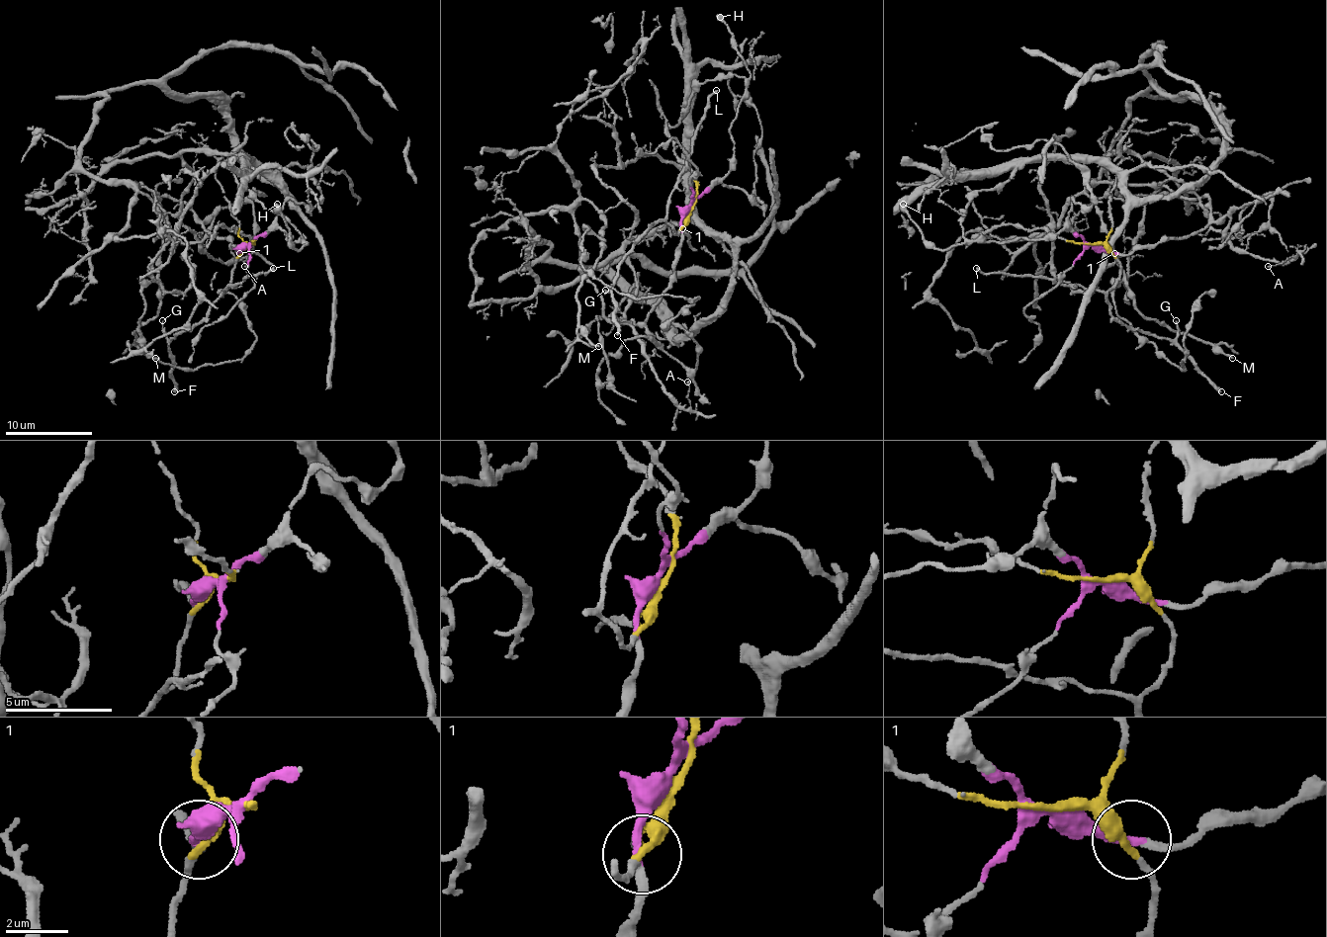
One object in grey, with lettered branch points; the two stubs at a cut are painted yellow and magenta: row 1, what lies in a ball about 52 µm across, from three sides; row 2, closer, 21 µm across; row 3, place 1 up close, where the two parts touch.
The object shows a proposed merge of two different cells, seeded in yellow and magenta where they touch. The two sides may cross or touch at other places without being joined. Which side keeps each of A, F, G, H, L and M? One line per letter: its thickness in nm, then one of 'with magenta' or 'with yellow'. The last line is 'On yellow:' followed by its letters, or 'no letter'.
A: 130 nm thick; with magenta
F: 280 nm thick; with yellow
G: 140 nm thick; with yellow
H: 480 nm thick; with magenta
L: 200 nm thick; with yellow
M: 180 nm thick; with magenta
On yellow: F, G, L

